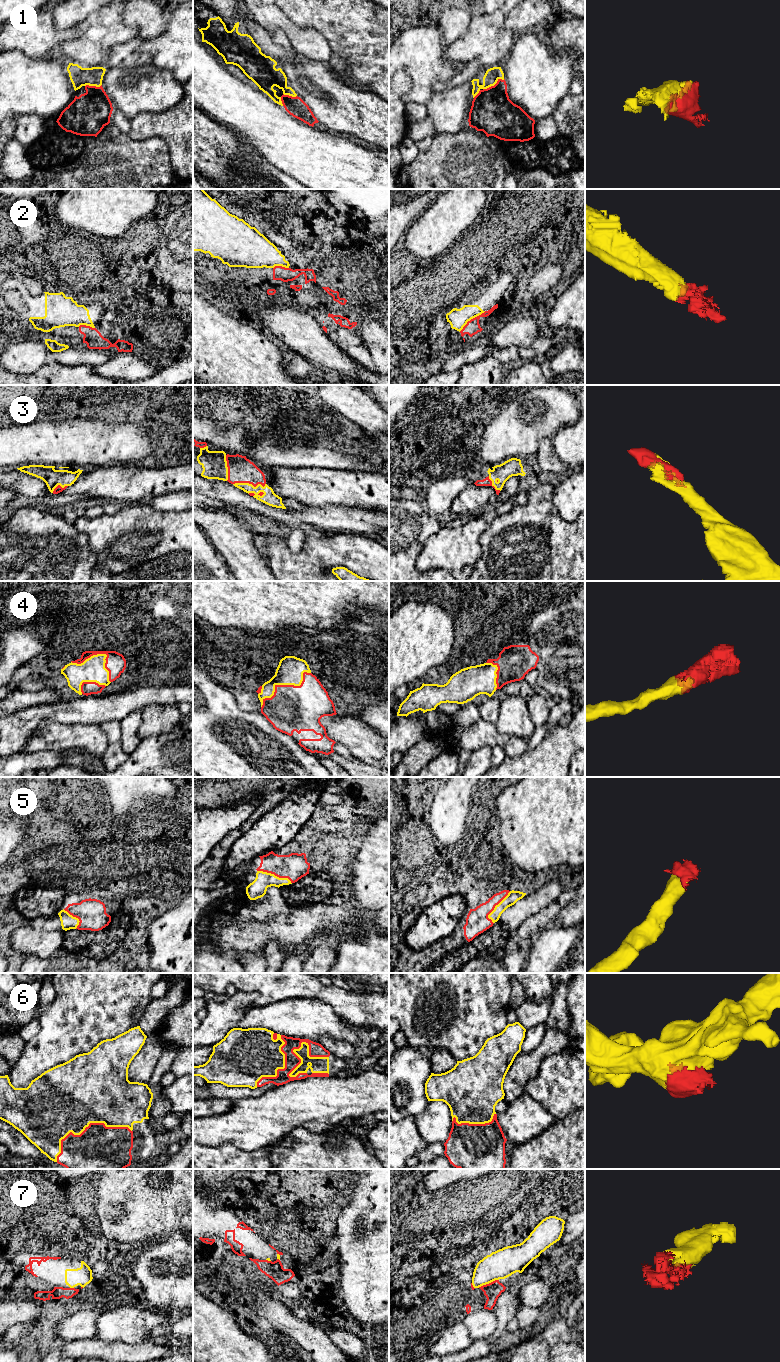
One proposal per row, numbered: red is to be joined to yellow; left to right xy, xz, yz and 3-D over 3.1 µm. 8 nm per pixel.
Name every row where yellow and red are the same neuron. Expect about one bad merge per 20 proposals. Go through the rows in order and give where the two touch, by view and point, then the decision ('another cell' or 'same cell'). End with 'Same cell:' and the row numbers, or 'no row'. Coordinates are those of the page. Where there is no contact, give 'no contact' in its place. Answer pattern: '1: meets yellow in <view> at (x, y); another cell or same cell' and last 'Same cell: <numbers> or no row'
1: meets yellow in yz at (493, 85); same cell
2: meets yellow in yz at (471, 318); same cell
3: meets yellow in xz at (248, 483); same cell
4: meets yellow in xz at (284, 684); same cell
5: meets yellow in xz at (274, 875); same cell
6: meets yellow in xy at (85, 1127); same cell
7: meets yellow in yz at (488, 1283); same cell
Same cell: 1, 2, 3, 4, 5, 6, 7

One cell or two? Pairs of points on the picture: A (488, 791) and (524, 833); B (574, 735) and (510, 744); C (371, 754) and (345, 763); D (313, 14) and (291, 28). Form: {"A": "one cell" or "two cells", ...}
{"A": "two cells", "B": "two cells", "C": "two cells", "D": "two cells"}

